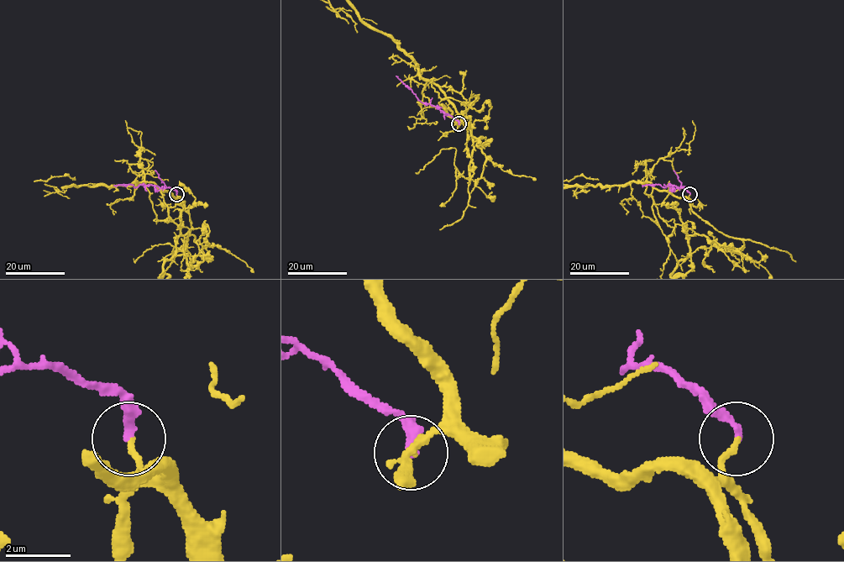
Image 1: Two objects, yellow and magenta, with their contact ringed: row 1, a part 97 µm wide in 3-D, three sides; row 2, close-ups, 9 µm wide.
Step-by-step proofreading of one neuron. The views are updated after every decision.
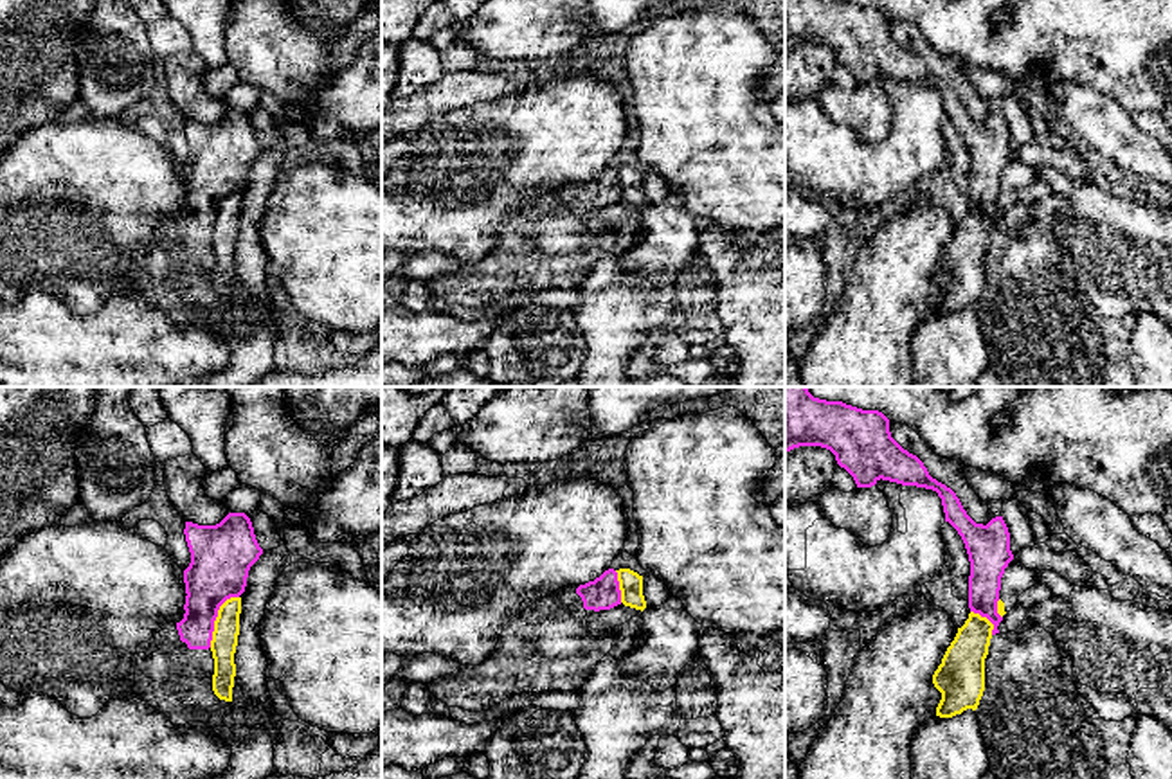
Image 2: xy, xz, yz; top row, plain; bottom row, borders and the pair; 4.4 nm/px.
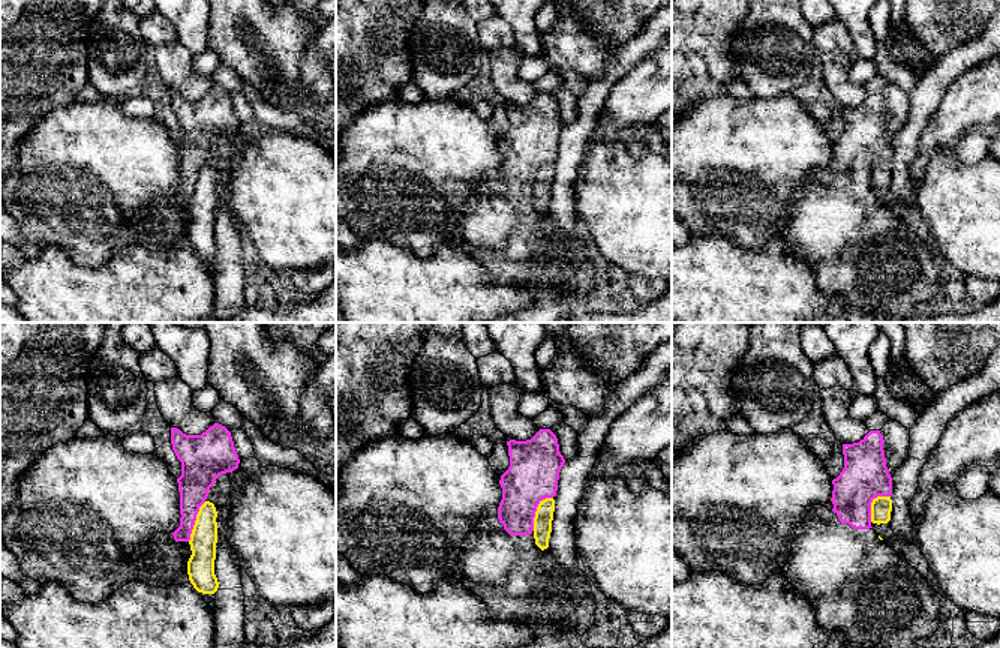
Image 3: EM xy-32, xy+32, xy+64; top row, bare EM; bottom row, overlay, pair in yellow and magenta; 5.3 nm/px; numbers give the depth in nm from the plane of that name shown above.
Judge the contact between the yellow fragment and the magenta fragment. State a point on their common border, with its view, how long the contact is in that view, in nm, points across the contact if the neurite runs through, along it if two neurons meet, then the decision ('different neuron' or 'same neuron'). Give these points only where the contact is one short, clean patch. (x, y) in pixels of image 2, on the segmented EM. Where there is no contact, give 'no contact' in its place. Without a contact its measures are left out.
meets yellow in xy at (216, 617); contact 260 nm long; border along xy (238, 596), (231, 596), (220, 607), (209, 646); different neuron

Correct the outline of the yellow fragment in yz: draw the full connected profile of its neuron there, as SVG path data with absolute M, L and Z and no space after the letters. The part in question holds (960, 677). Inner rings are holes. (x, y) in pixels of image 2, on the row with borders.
M970 612L969 619L933 675L934 687L942 693L936 716L952 718L967 709L976 711L985 691L985 658L994 624Z

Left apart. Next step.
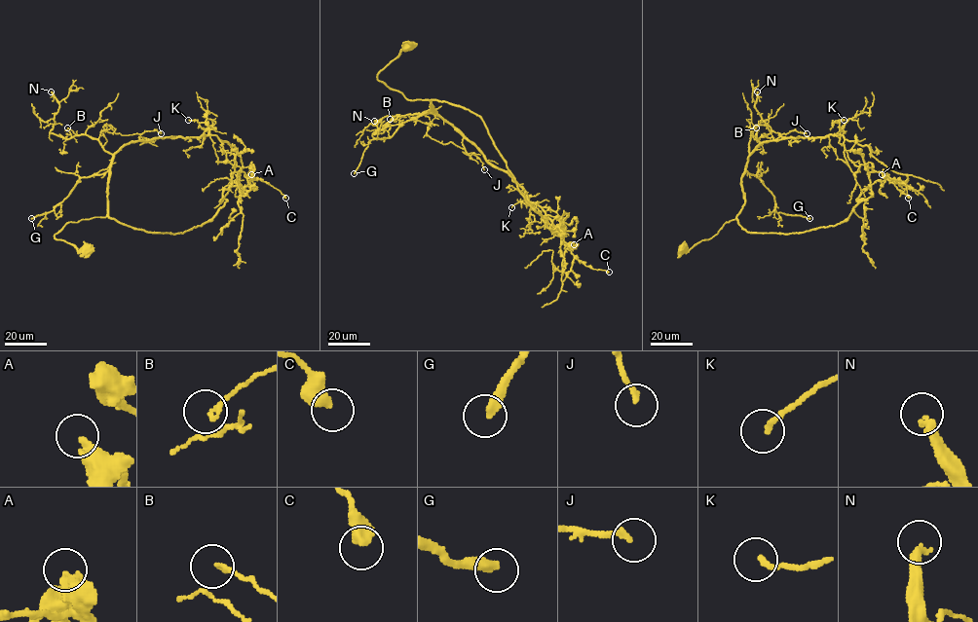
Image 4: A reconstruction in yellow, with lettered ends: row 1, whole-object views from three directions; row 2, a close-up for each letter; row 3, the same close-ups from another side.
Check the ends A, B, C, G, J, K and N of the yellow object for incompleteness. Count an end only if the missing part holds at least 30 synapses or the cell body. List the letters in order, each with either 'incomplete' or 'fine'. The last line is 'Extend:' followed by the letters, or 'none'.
A: fine
B: fine
C: fine
G: incomplete
J: fine
K: fine
N: incomplete
Extend: G, N

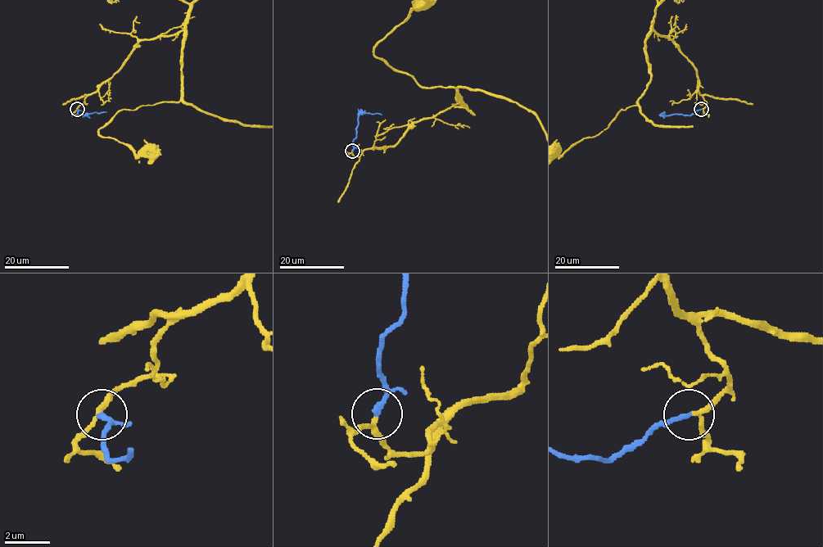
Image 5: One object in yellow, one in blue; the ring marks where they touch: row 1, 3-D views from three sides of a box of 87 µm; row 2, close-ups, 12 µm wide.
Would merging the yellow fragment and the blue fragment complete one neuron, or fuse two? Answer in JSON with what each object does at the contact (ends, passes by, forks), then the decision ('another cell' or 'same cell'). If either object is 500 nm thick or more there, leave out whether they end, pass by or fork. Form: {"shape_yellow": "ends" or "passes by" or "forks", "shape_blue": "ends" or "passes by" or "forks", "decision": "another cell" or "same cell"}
{"shape_yellow": "passes by", "shape_blue": "ends", "decision": "same cell"}

